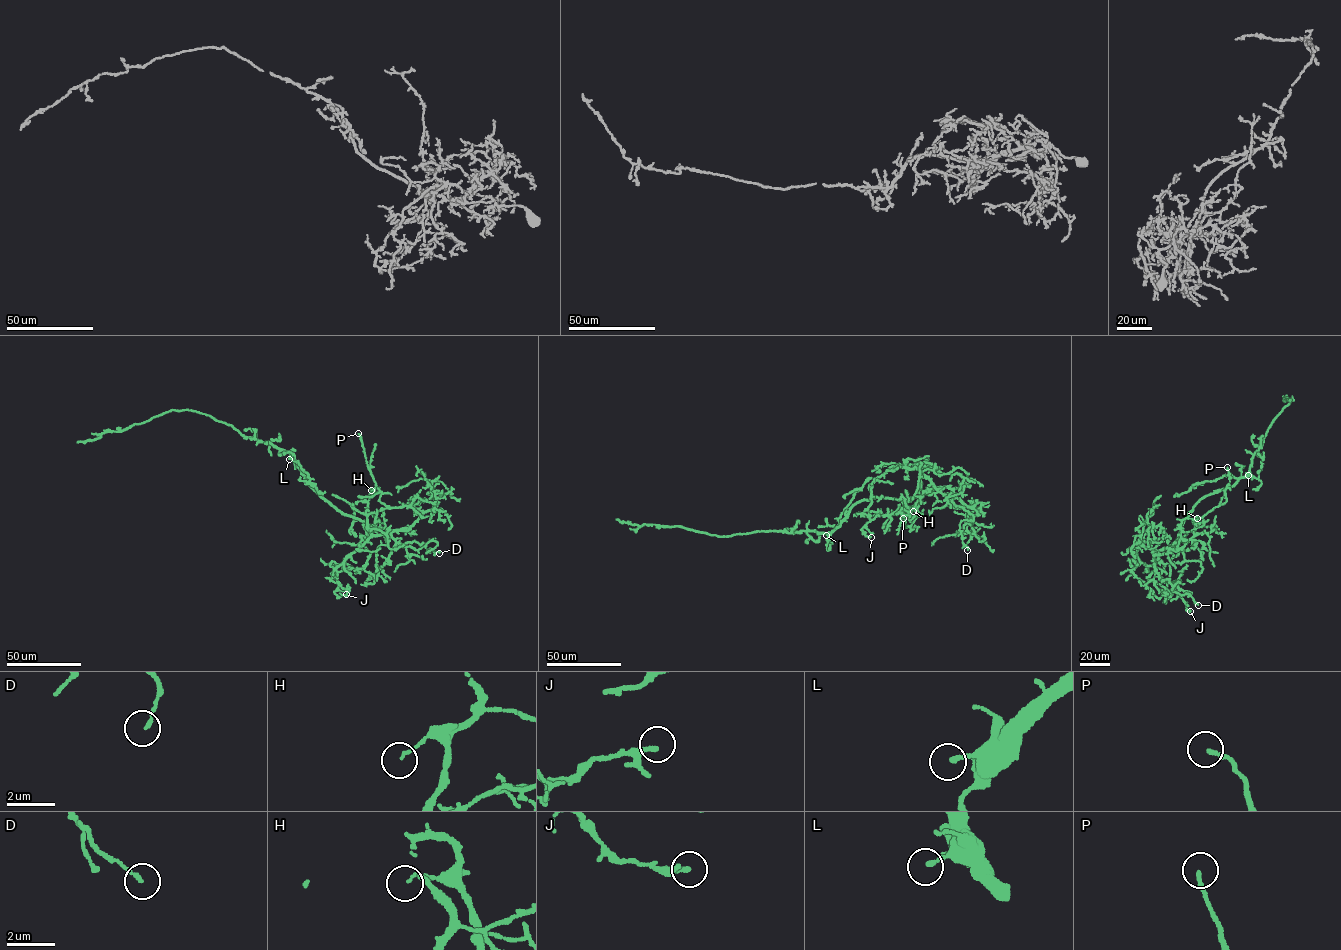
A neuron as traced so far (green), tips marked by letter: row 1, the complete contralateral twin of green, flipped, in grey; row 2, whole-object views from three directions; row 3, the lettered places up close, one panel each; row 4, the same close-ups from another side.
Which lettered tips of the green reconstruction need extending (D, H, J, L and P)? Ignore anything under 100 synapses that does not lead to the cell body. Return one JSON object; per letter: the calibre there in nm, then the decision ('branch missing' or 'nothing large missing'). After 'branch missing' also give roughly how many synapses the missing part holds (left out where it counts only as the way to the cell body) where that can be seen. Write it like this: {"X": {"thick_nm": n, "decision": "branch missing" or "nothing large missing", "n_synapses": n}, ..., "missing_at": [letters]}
{"D": {"thick_nm": 130, "decision": "nothing large missing"}, "H": {"thick_nm": 80, "decision": "nothing large missing"}, "J": {"thick_nm": 170, "decision": "nothing large missing"}, "L": {"thick_nm": 160, "decision": "nothing large missing"}, "P": {"thick_nm": 140, "decision": "nothing large missing"}, "missing_at": []}

